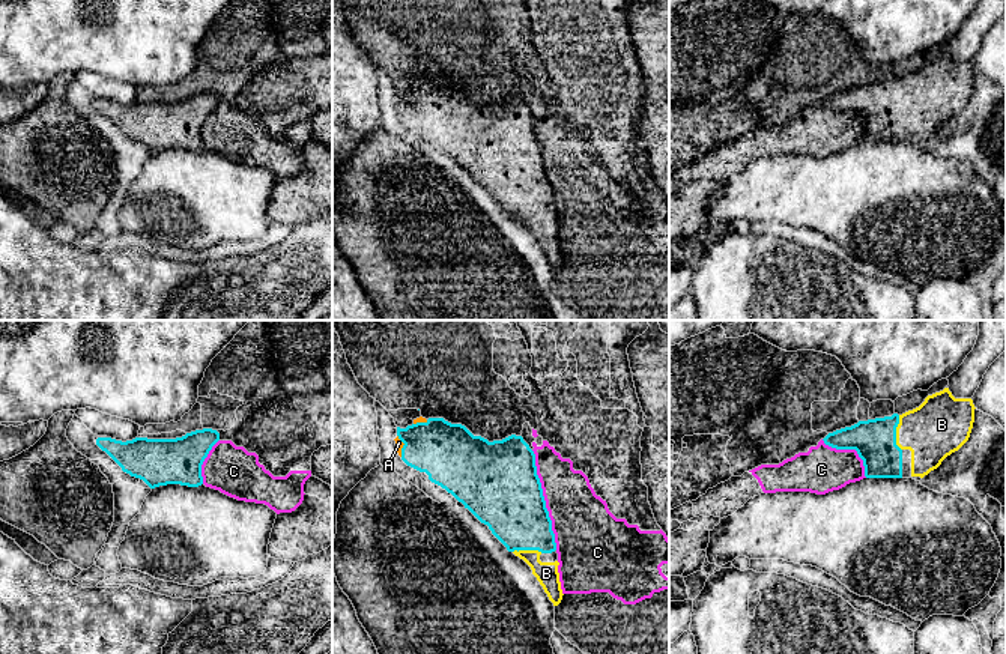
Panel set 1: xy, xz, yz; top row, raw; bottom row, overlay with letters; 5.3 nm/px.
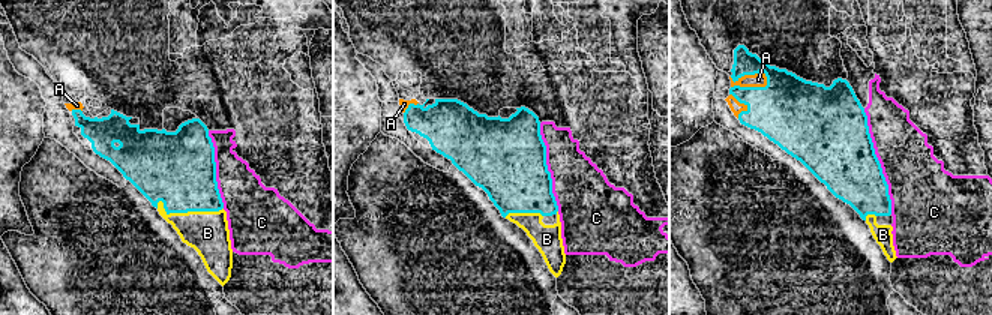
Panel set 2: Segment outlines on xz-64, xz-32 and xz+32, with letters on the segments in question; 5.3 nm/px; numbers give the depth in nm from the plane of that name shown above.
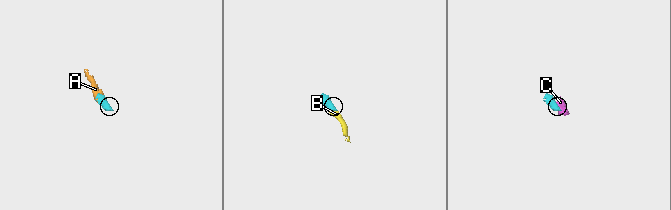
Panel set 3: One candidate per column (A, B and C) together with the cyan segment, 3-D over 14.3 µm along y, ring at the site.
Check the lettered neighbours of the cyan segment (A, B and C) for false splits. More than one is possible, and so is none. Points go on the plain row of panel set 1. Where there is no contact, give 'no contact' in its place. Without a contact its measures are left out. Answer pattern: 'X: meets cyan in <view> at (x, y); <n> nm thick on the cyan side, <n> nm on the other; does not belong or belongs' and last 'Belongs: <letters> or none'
A: meets cyan in xz at (403, 108); 320 nm thick on the cyan side, 40 nm on the other; belongs
B: meets cyan in yz at (895, 96); 220 nm thick on the cyan side, 320 nm on the other; belongs
C: meets cyan in xz at (543, 163); 420 nm thick on the cyan side, 320 nm on the other; does not belong
Belongs: A, B

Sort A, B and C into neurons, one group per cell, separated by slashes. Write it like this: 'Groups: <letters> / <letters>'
Groups: A B / C

